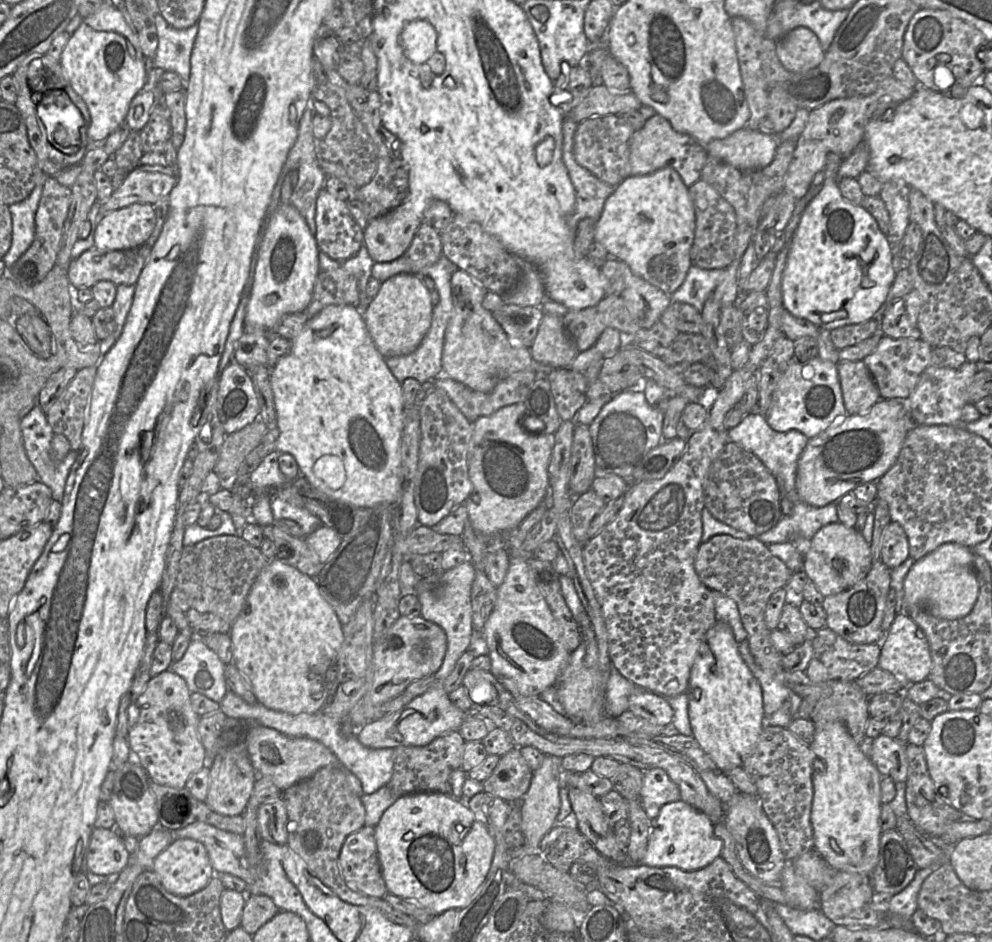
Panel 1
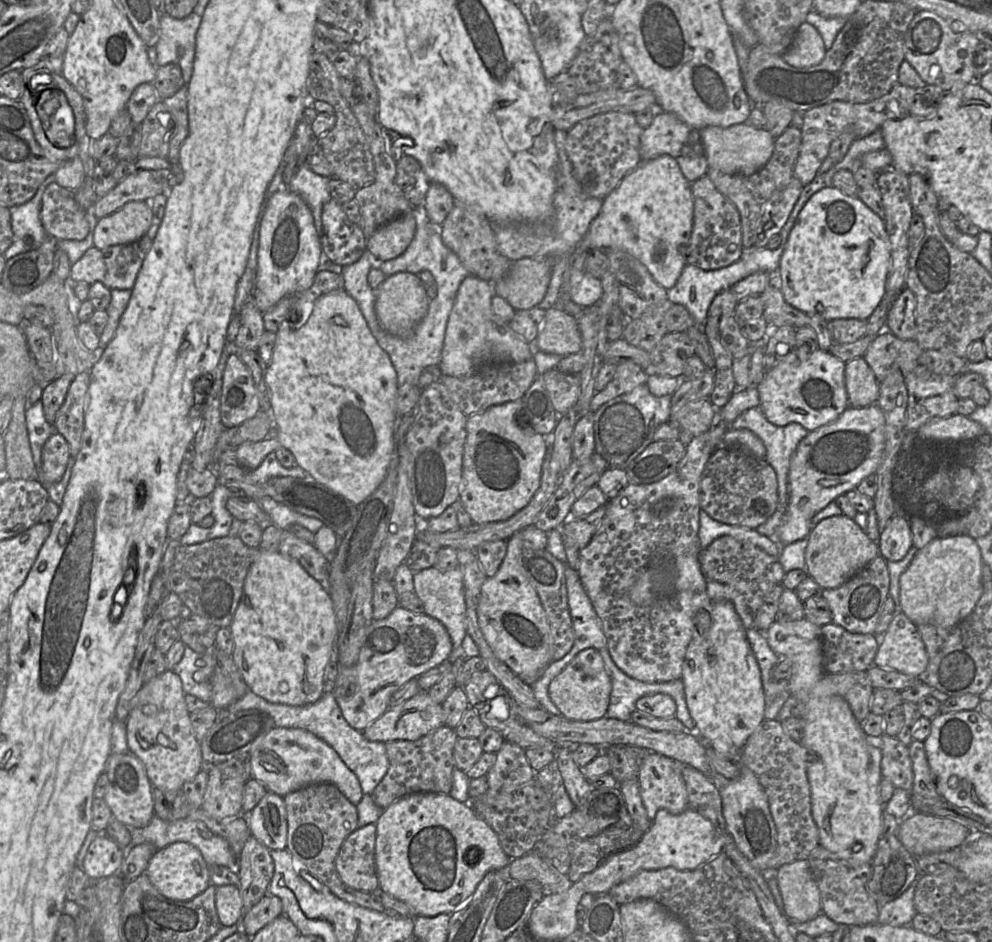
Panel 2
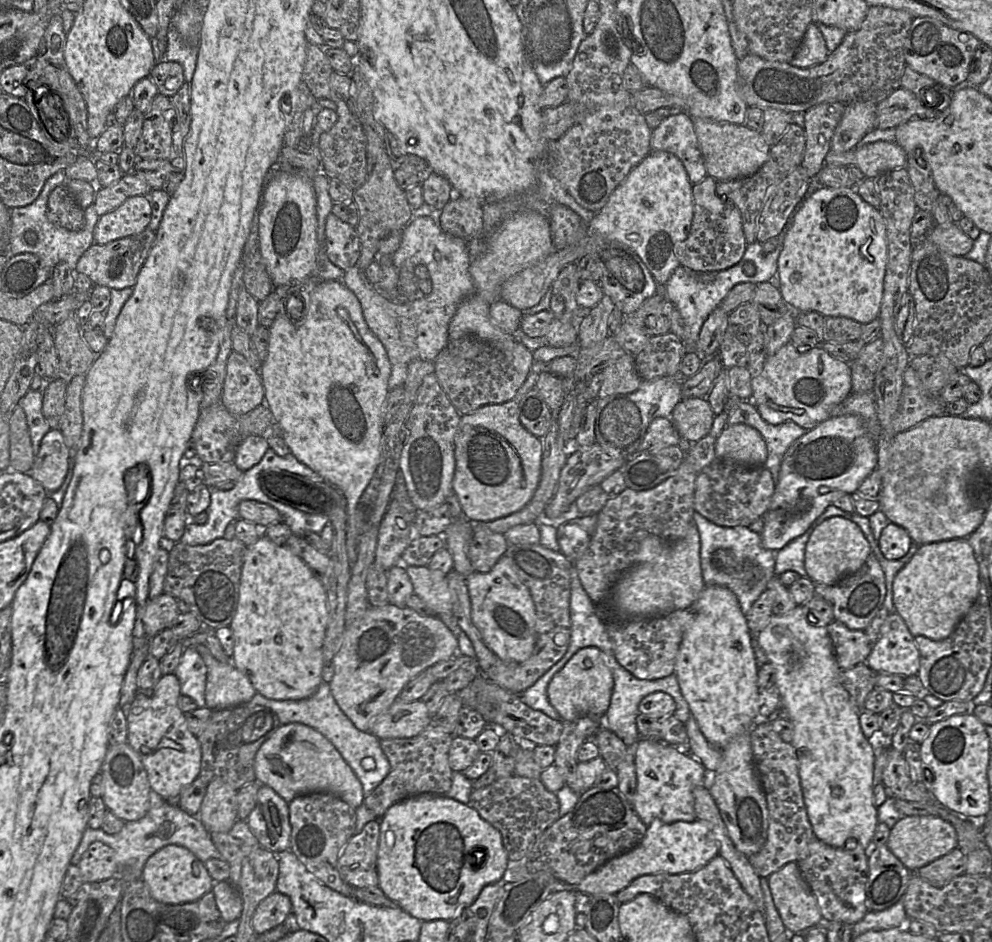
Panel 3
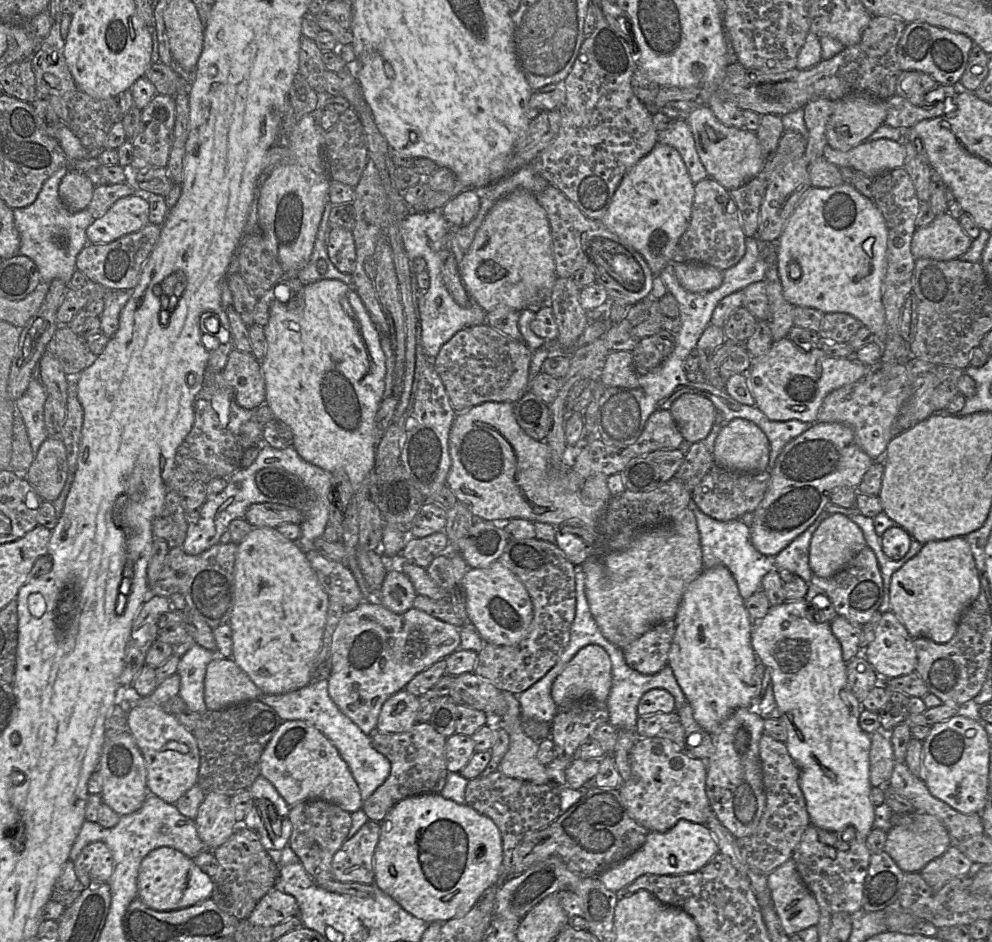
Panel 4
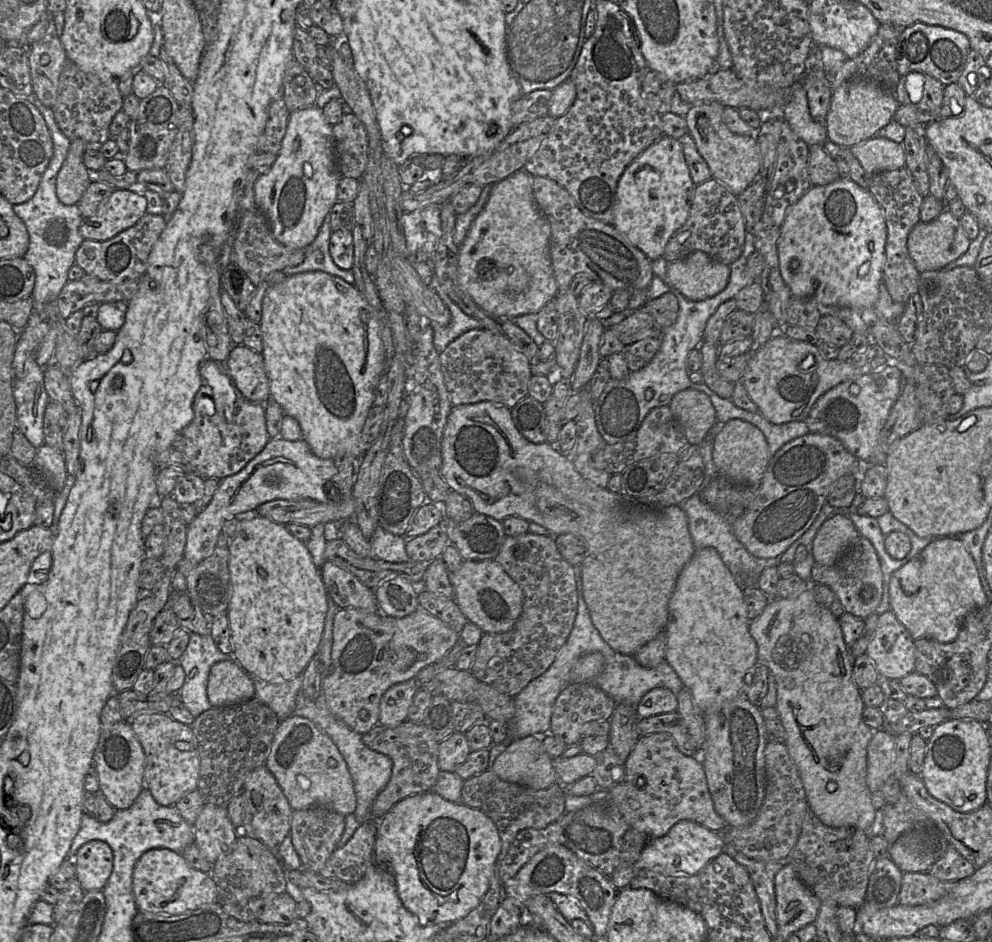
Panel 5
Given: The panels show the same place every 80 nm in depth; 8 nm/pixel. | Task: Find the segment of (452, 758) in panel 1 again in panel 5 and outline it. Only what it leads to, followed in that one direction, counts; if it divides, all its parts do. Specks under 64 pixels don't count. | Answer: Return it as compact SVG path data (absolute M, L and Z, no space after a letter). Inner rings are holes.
M404 721L396 727L377 724L362 735L362 741L370 749L387 755L392 760L391 778L371 806L372 821L381 820L400 800L414 794L431 791L437 782L440 772L438 766L439 743L422 723Z

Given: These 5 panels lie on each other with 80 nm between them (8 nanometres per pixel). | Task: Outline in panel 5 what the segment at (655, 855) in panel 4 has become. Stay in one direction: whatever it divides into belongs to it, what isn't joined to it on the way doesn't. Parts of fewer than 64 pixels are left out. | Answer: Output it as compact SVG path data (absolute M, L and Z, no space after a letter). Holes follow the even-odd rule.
M680 820L669 832L658 838L650 838L638 860L633 864L614 872L608 877L617 890L629 887L630 881L642 869L659 872L665 876L695 875L712 859L723 852L725 838L692 820Z

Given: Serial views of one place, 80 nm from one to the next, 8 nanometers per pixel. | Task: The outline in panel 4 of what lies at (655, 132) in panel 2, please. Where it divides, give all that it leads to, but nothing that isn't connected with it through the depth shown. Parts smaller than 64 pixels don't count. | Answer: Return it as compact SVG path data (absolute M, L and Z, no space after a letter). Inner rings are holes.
M673 119L665 130L658 132L657 139L658 143L670 145L680 153L694 184L709 177L695 148L694 136L686 119Z

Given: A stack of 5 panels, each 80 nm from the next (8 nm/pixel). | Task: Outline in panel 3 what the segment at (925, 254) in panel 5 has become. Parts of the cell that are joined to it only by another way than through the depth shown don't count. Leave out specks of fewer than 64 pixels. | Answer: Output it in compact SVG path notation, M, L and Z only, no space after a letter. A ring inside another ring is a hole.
M953 222L935 224L925 237L941 251L952 256L965 256L973 248L975 241Z

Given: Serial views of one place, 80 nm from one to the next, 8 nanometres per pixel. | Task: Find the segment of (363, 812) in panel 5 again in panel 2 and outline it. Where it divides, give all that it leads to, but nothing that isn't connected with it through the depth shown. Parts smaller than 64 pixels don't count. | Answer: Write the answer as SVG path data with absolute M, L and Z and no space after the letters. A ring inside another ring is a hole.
M249 689L243 697L230 704L227 709L230 712L258 709L268 713L276 727L300 728L311 732L337 752L345 765L357 776L363 794L371 794L389 769L385 743L370 741L364 737L362 731L351 727L331 691L324 692L314 703L293 706L269 702Z

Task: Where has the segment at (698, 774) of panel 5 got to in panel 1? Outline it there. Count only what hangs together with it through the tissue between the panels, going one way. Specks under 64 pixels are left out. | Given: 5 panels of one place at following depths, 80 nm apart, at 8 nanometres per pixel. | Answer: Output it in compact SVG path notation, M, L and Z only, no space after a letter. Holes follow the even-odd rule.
M652 768L643 772L640 801L647 816L654 821L662 806L681 799L680 790L661 768Z

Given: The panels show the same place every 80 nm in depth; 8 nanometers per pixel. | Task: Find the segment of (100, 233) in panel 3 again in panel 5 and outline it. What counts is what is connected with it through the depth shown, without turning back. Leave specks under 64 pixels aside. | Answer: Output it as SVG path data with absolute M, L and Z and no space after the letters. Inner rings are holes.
M114 189L111 195L99 205L96 214L84 219L79 232L84 240L106 241L134 226L147 213L146 210L147 200L141 191Z

